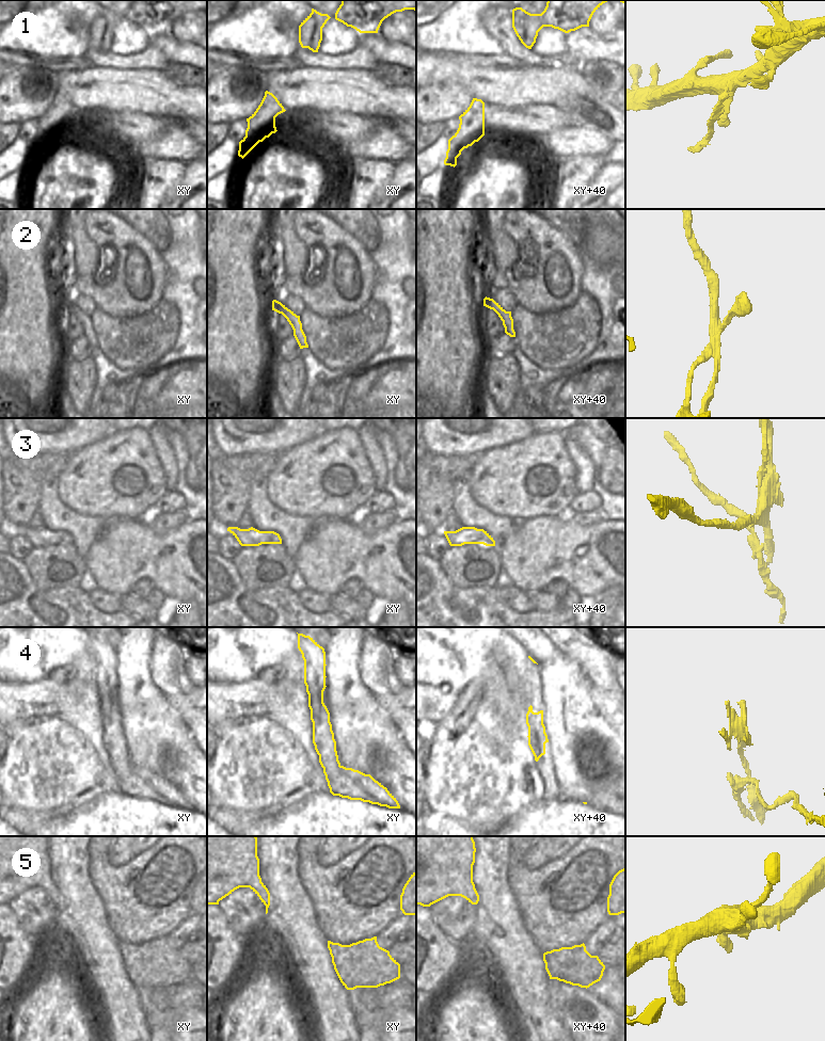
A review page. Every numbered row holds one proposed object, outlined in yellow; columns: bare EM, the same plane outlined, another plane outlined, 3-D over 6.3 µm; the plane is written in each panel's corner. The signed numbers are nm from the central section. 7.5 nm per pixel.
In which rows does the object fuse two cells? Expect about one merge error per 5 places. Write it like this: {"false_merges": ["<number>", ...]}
{"false_merges": ["4"]}

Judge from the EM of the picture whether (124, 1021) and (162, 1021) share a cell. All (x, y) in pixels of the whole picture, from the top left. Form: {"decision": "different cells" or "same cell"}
{"decision": "different cells"}

